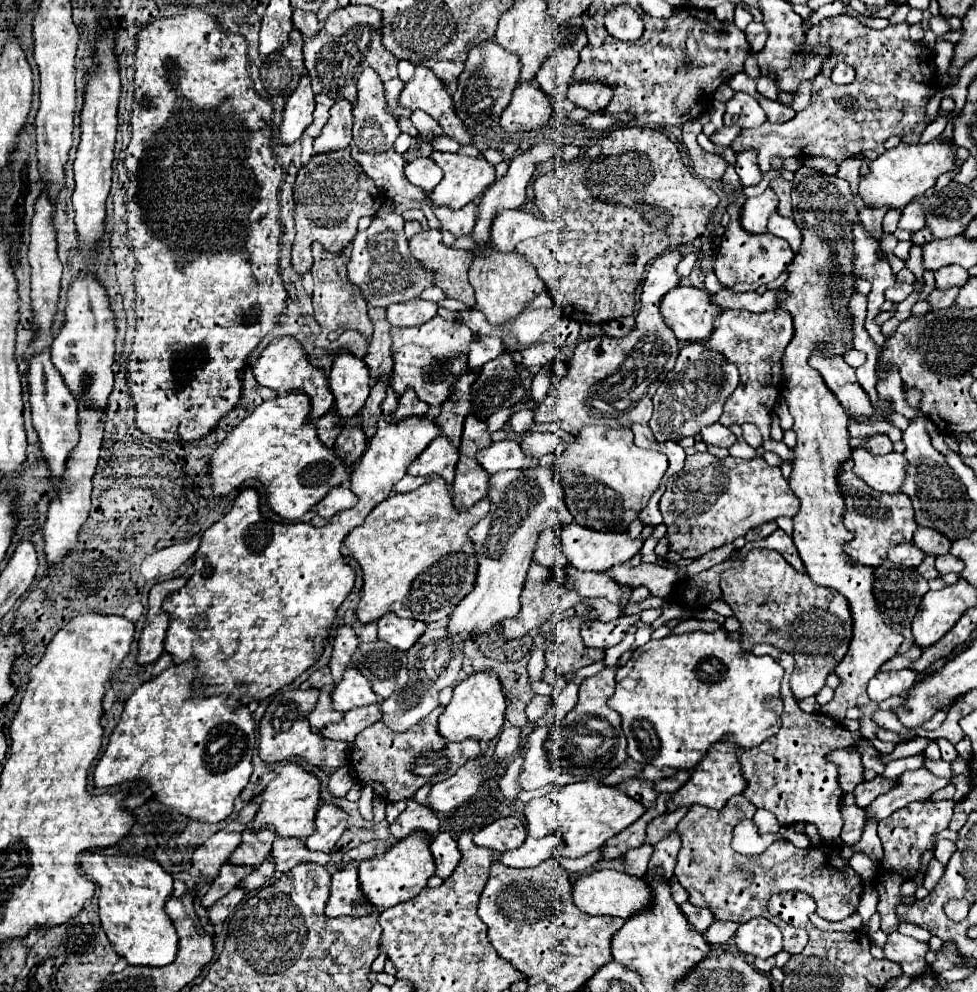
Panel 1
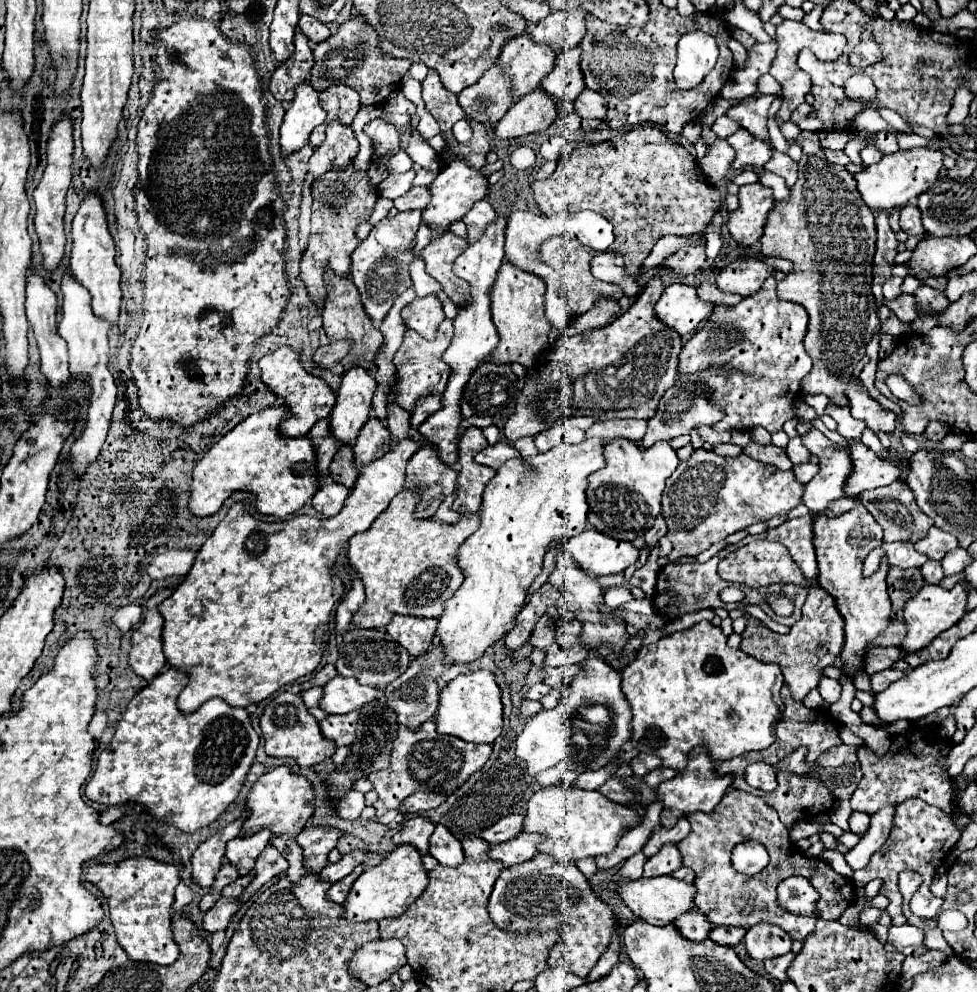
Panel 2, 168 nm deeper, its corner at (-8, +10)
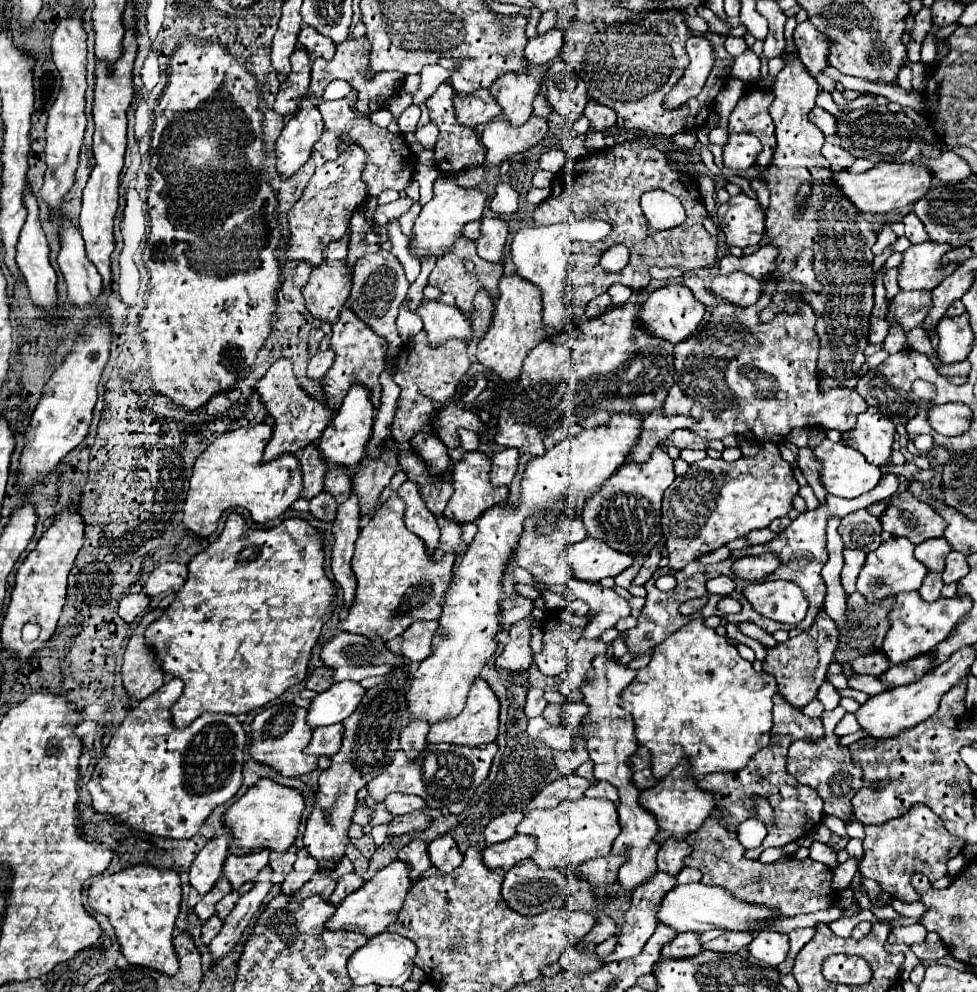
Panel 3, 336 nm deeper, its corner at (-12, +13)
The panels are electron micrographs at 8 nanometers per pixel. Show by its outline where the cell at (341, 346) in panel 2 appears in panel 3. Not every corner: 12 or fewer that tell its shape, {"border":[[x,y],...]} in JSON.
{"border":[[332,350],[316,352],[308,364],[308,378],[314,380],[330,370]]}

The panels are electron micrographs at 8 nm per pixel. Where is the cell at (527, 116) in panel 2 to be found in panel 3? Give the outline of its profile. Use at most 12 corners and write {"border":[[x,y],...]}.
{"border":[[532,114],[522,126],[506,118],[482,130],[486,164],[496,166],[548,134],[548,120]]}

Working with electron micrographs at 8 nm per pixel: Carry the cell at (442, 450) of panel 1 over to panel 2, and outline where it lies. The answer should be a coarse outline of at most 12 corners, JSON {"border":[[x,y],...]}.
{"border":[[434,445],[408,461],[406,481],[418,485],[414,517],[430,519],[456,489],[456,471]]}

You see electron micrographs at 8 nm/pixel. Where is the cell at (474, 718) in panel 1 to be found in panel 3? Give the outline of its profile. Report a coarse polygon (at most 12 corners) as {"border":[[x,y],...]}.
{"border":[[486,680],[470,686],[464,710],[430,726],[428,742],[490,744],[500,702]]}

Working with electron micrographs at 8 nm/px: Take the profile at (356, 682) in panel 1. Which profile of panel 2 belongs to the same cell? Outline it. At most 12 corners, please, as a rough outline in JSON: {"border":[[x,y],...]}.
{"border":[[350,677],[324,685],[320,709],[344,715],[378,697],[376,687]]}

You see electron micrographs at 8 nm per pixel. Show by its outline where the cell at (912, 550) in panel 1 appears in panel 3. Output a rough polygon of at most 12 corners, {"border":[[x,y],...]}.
{"border":[[892,536],[866,556],[856,590],[868,602],[918,590],[926,566]]}

